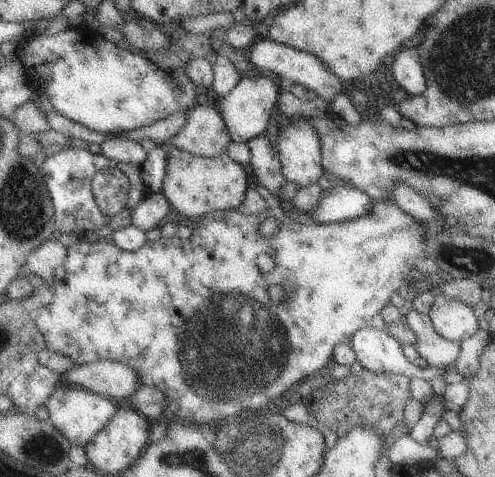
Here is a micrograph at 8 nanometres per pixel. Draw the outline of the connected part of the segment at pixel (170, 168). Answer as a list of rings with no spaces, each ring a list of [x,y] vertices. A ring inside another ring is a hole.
[[[167,149],[166,175],[162,184],[162,195],[169,204],[188,218],[206,216],[210,212],[237,209],[244,202],[250,178],[242,165],[234,162],[227,154],[204,157],[188,152]]]

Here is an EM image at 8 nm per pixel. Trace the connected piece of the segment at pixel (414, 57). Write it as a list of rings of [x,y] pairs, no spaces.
[[[401,48],[392,63],[394,80],[409,96],[418,96],[426,89],[425,74],[422,73],[420,54],[416,48]]]

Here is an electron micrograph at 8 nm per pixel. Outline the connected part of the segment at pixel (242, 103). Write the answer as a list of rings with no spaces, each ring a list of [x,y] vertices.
[[[259,73],[256,78],[242,79],[230,94],[220,99],[220,116],[224,120],[225,131],[228,132],[231,141],[246,143],[265,133],[272,112],[276,110],[280,92],[285,86],[286,82],[278,74]]]

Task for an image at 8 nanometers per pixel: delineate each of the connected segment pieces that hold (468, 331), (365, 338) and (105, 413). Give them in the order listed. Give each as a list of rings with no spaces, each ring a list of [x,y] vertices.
[[[440,294],[436,295],[429,318],[442,338],[461,343],[479,328],[479,318],[474,313],[473,308],[464,302]]]
[[[378,324],[354,332],[349,343],[362,367],[371,372],[414,376],[430,383],[449,370],[430,366],[422,369],[411,364],[404,356],[401,343]]]
[[[62,382],[46,402],[50,413],[49,420],[54,427],[70,442],[71,446],[84,447],[100,430],[114,418],[116,406],[113,400],[102,397],[90,390]]]

